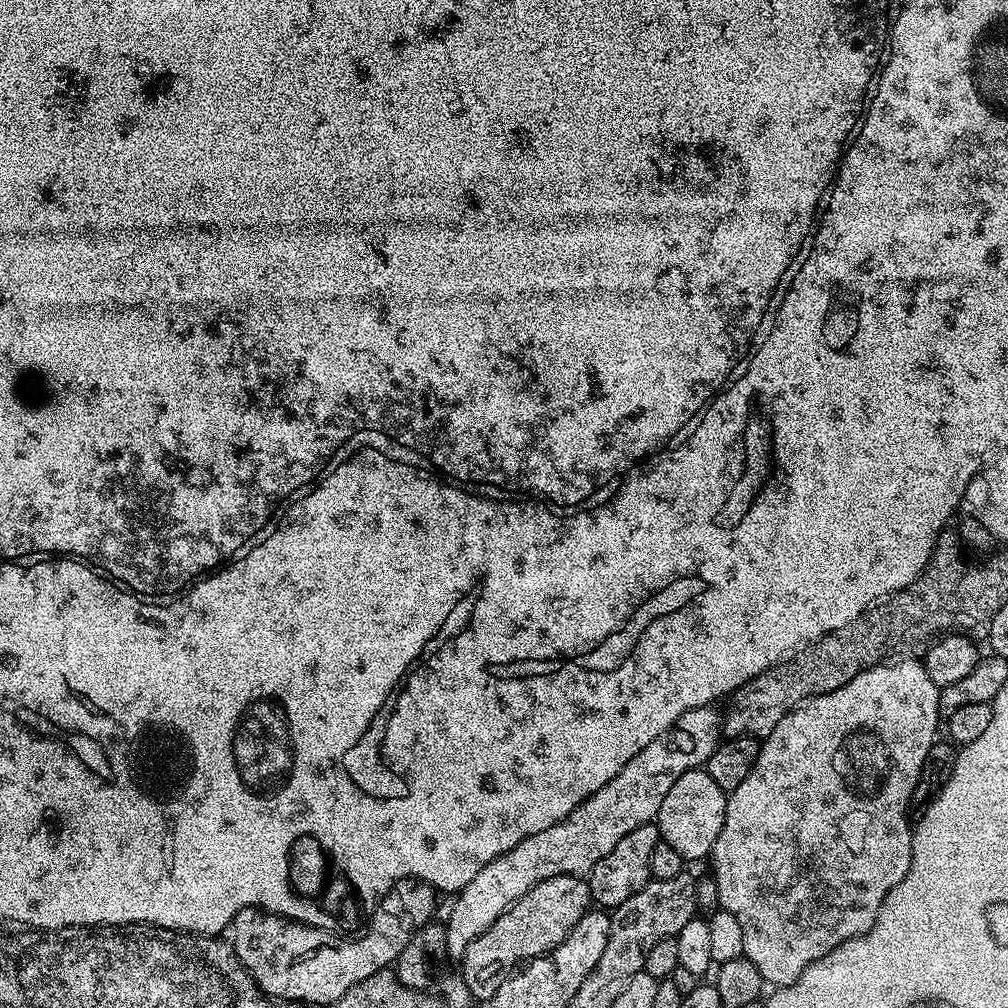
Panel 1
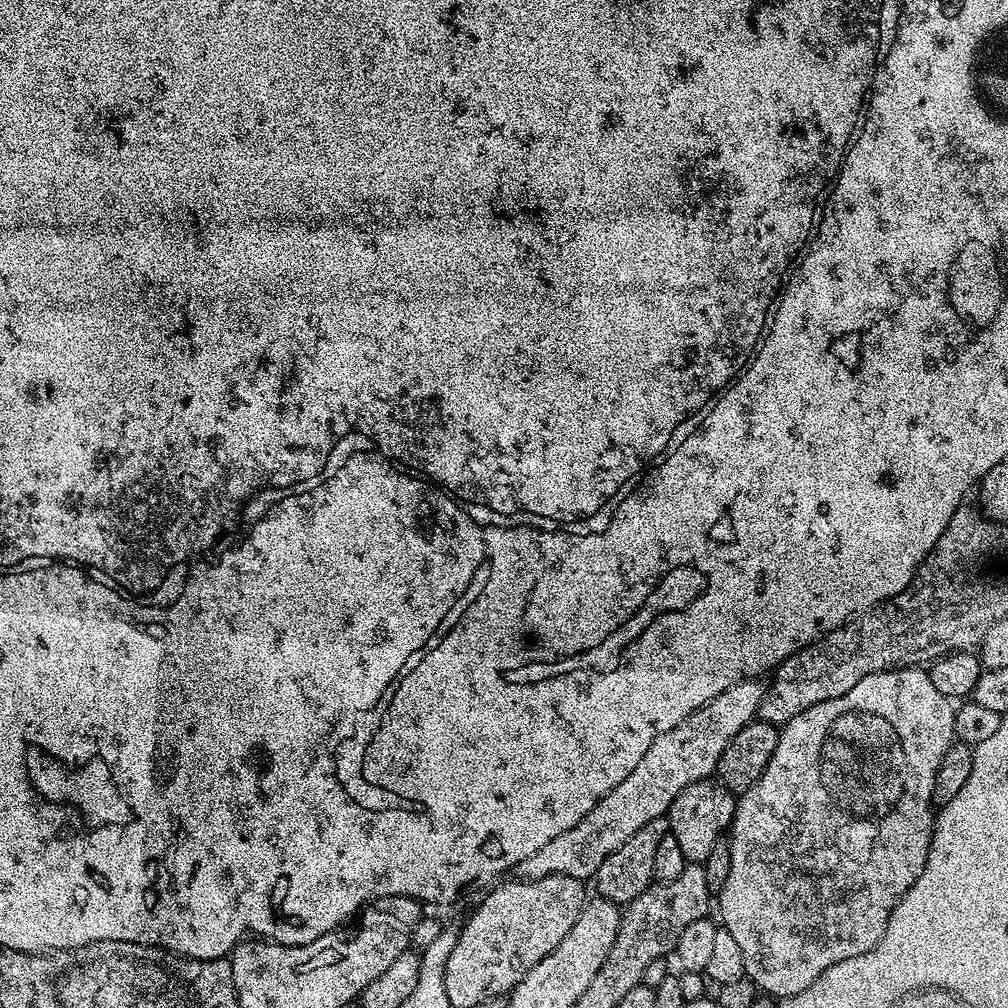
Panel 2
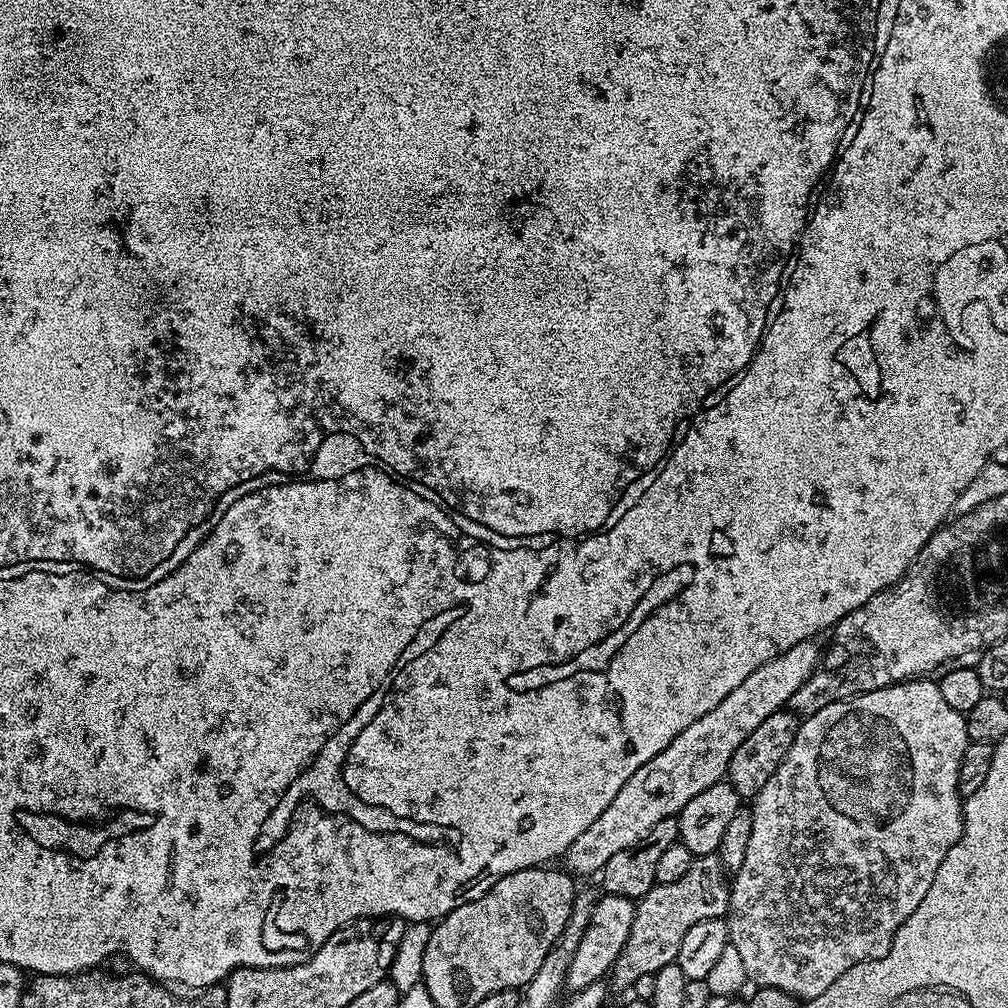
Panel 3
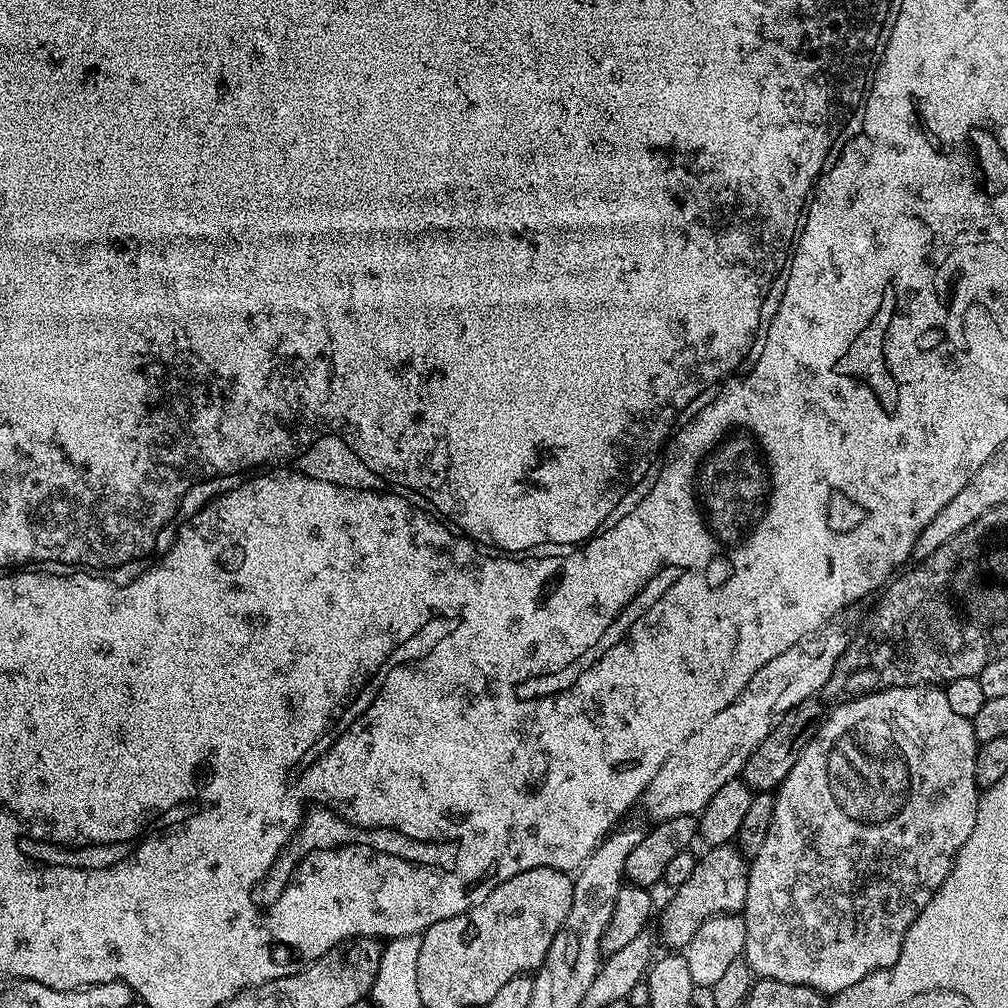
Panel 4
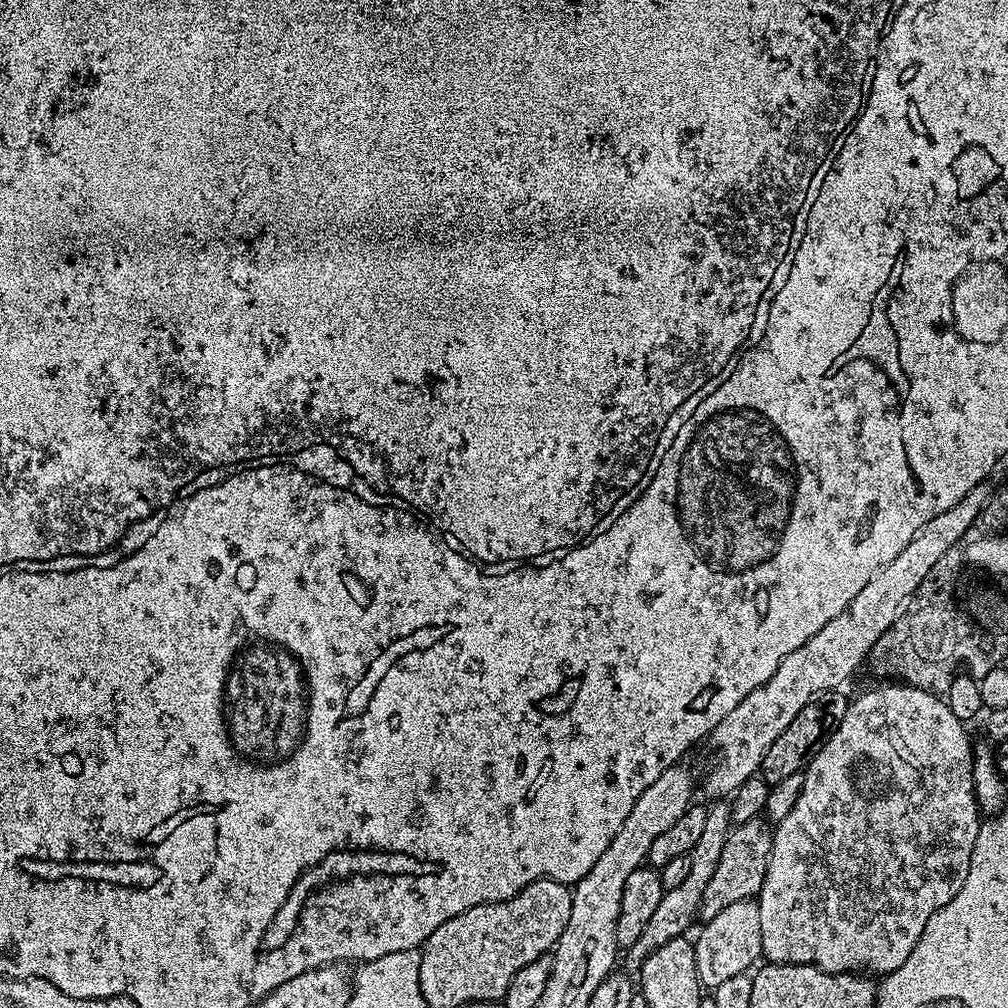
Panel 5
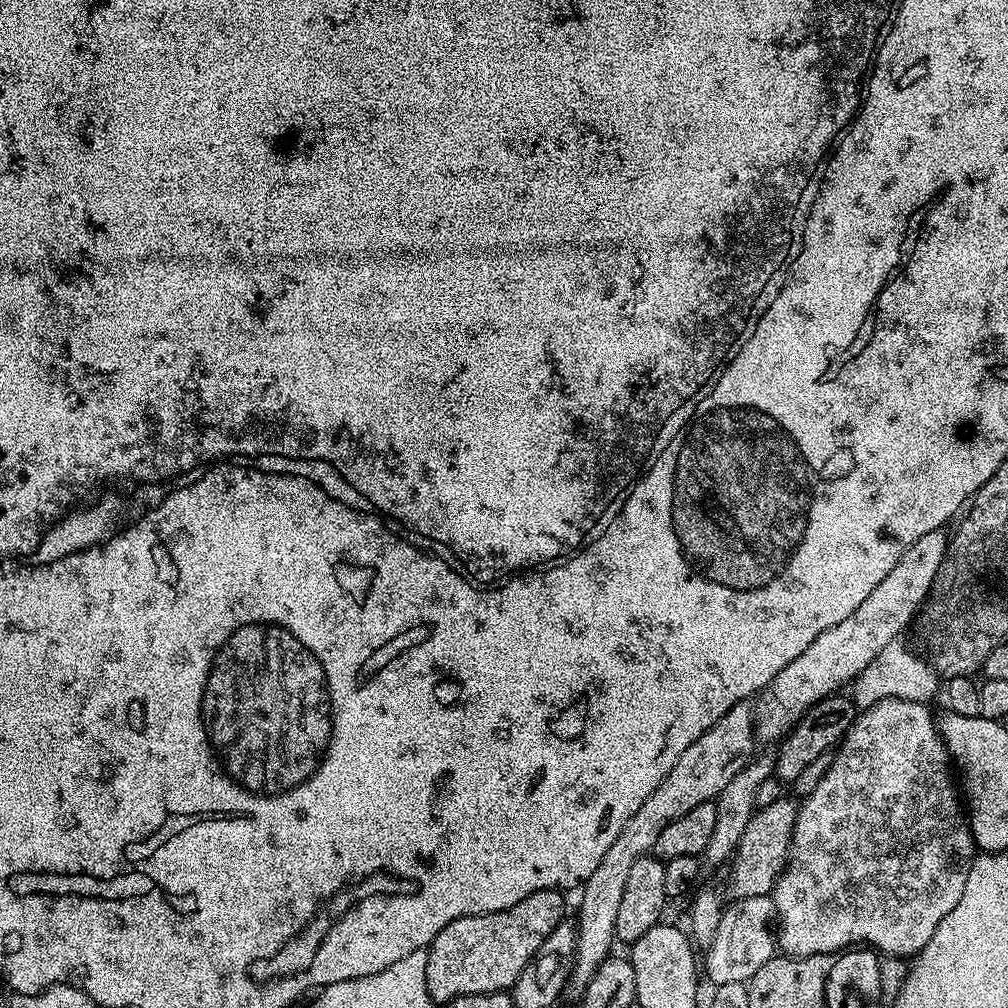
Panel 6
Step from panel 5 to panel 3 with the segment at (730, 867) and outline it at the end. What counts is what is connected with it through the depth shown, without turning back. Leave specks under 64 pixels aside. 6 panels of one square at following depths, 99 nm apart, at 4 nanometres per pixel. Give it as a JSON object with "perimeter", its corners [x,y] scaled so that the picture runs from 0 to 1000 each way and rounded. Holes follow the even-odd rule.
{"perimeter":[[[710,847],[689,850],[685,863],[673,875],[649,878],[631,897],[629,919],[625,931],[621,931],[621,938],[617,938],[617,946],[613,946],[607,958],[606,975],[623,982],[637,966],[651,967],[657,958],[671,955],[677,931],[681,931],[685,919],[692,919],[697,913],[715,912],[721,906],[723,884],[723,870]]]}

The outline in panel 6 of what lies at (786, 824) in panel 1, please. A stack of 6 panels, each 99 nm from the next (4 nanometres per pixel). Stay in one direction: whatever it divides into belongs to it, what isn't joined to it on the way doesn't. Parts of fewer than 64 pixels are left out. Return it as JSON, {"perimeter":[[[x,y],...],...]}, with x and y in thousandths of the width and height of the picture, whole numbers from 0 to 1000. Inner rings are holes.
{"perimeter":[[[881,691],[862,702],[856,703],[843,720],[831,739],[831,745],[826,752],[826,758],[819,765],[818,771],[808,780],[802,790],[797,791],[793,799],[786,838],[782,840],[782,852],[777,865],[770,870],[770,880],[764,888],[770,900],[769,916],[772,918],[772,940],[779,948],[820,948],[832,946],[846,938],[860,938],[872,942],[878,948],[890,950],[908,950],[927,931],[927,923],[931,923],[931,915],[950,899],[954,887],[958,883],[958,871],[962,871],[964,854],[970,848],[970,842],[964,833],[964,822],[960,820],[957,803],[946,777],[946,762],[937,734],[933,730],[930,715],[920,697],[911,695],[893,695]]]}

